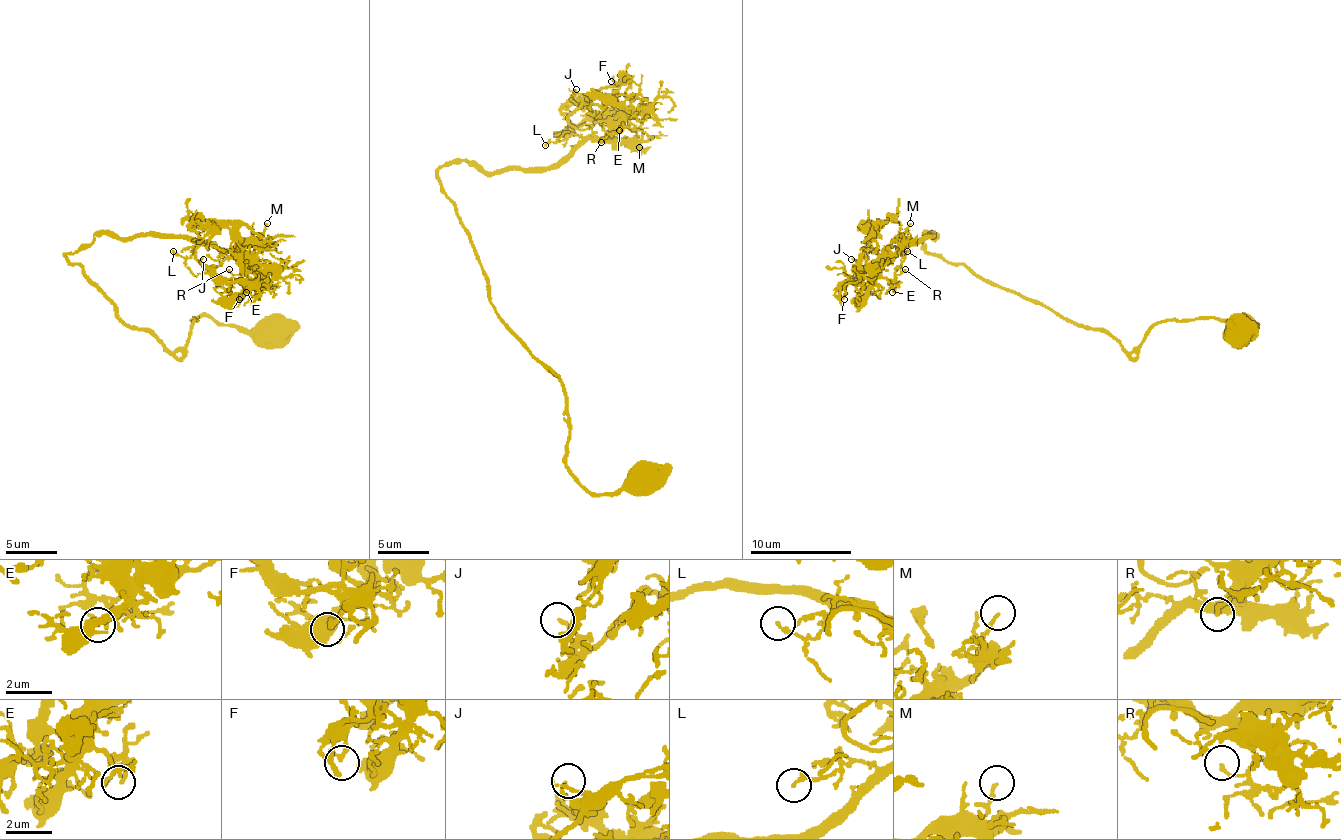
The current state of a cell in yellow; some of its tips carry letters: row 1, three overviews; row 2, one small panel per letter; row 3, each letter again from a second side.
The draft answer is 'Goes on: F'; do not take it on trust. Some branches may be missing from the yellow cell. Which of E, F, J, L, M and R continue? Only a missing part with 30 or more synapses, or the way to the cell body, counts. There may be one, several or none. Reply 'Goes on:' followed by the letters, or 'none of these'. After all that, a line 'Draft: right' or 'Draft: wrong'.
Goes on: F
Draft: right

